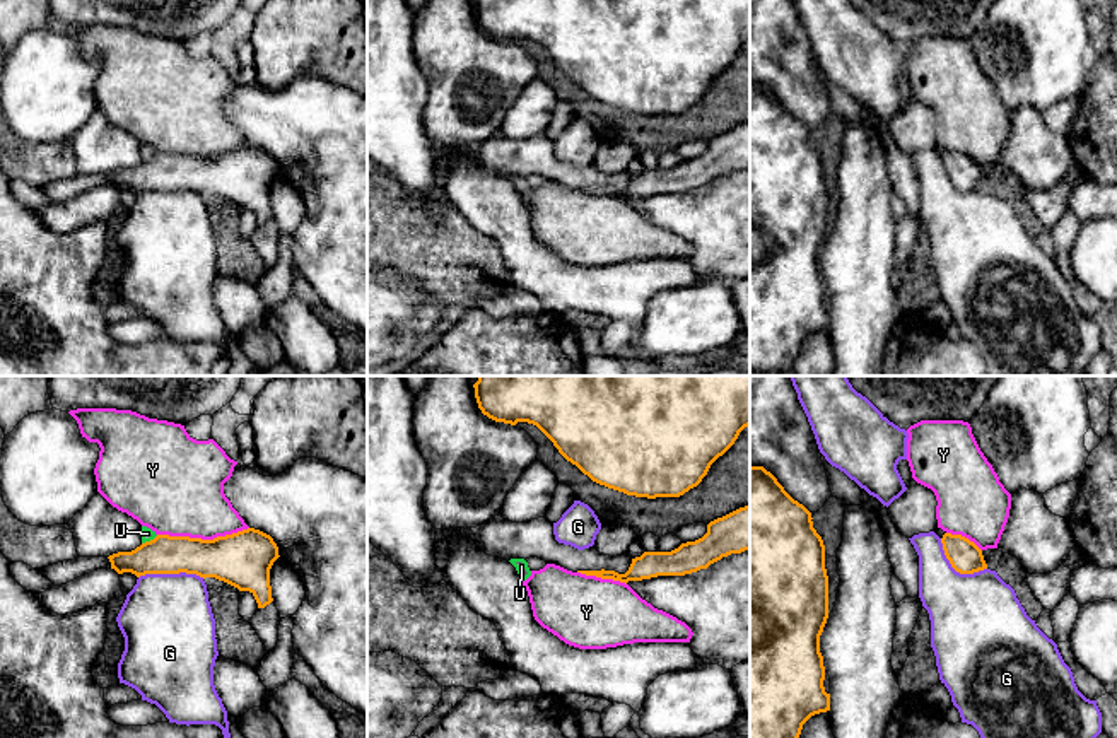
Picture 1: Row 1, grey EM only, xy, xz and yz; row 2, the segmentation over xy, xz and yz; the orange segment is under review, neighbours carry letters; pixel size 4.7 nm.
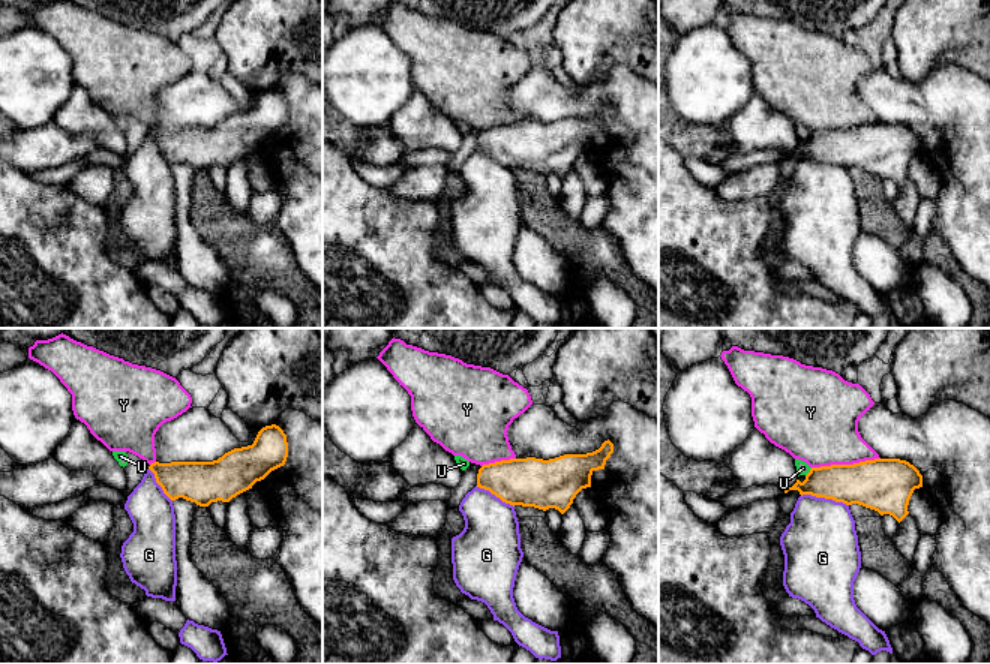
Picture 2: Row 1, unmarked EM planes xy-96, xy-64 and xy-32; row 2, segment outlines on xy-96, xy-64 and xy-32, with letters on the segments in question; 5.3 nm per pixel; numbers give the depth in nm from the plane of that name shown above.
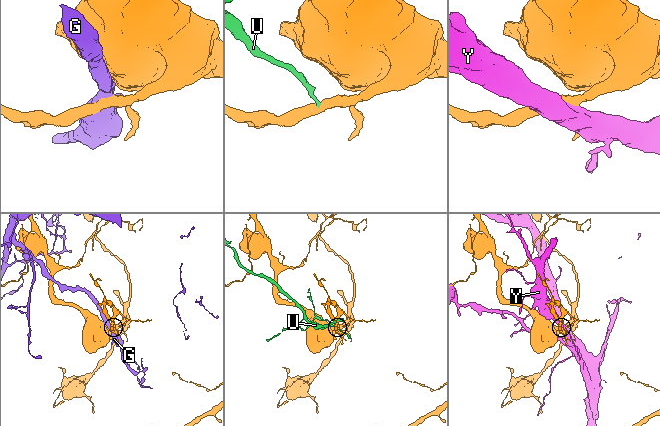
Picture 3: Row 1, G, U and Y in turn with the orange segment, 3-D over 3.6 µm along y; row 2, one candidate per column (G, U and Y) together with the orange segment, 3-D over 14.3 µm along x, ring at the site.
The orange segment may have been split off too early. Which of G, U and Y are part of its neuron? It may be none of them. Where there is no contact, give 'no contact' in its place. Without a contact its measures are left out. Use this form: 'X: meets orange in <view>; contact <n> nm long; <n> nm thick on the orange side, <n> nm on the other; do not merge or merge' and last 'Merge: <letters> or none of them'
G: meets orange in xy; contact 320 nm long; 190 nm thick on the orange side, 440 nm on the other; do not merge
U: meets orange in xy; contact 90 nm long; 180 nm thick on the orange side, 60 nm on the other; do not merge
Y: meets orange in xy; contact 440 nm long; 260 nm thick on the orange side, 420 nm on the other; do not merge
Merge: none of them

